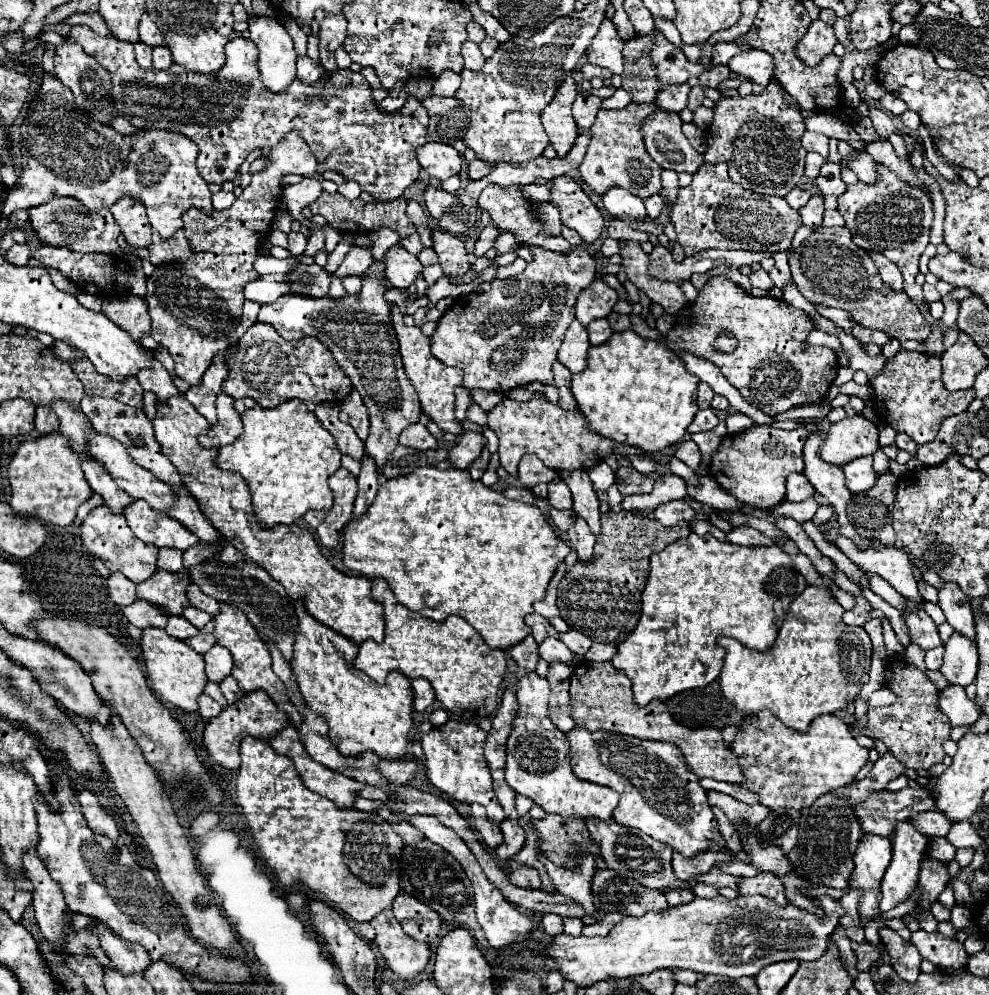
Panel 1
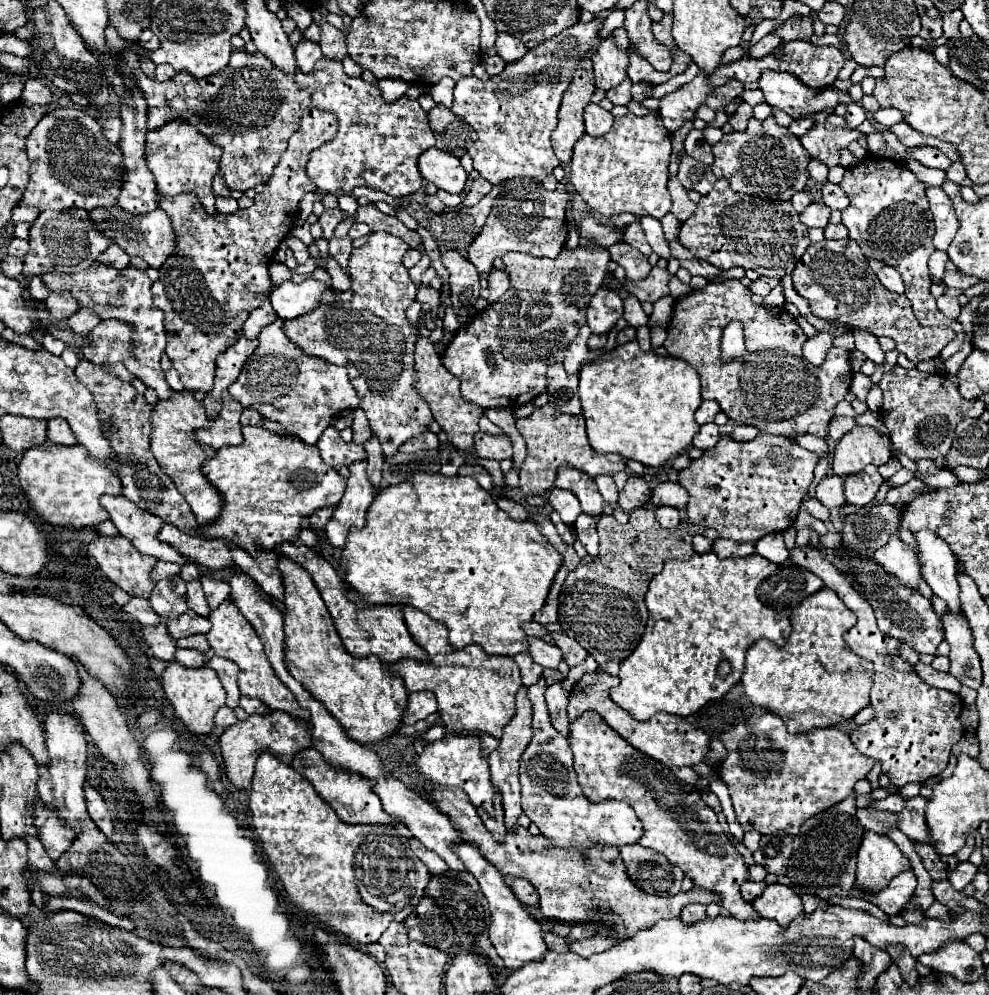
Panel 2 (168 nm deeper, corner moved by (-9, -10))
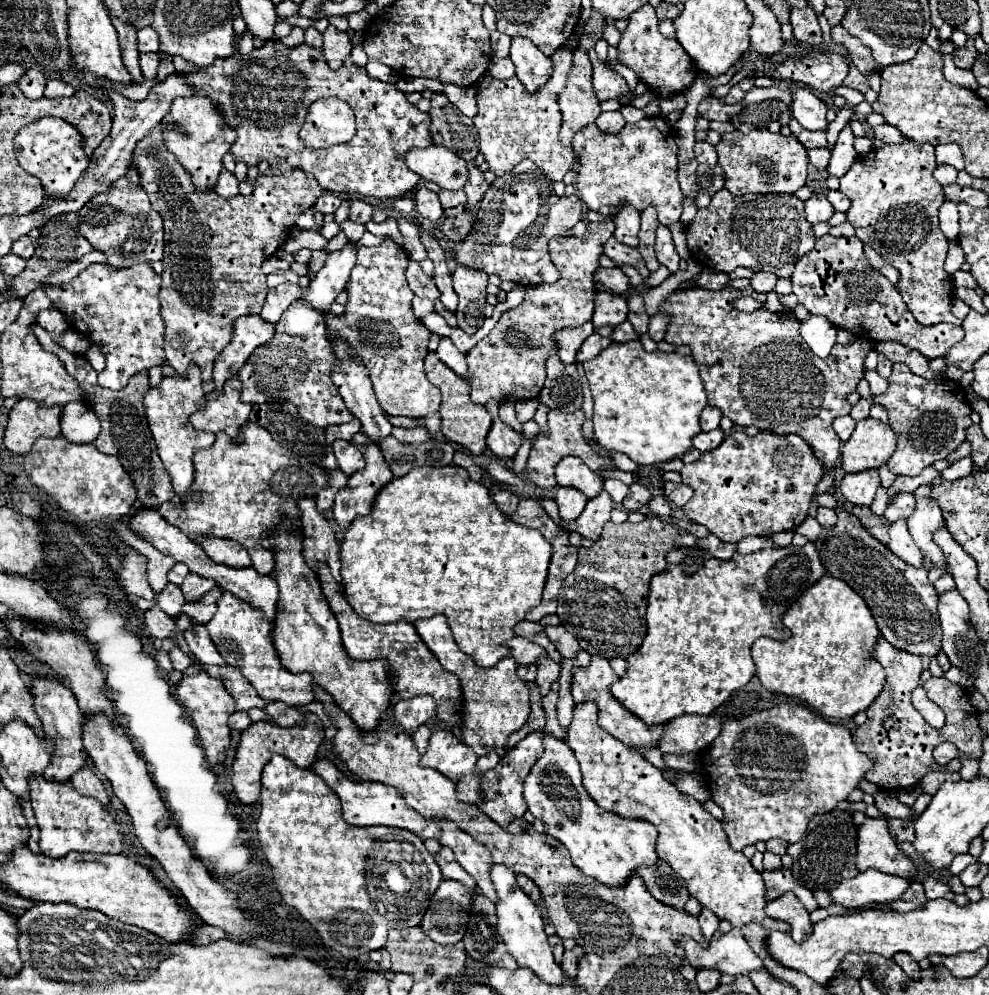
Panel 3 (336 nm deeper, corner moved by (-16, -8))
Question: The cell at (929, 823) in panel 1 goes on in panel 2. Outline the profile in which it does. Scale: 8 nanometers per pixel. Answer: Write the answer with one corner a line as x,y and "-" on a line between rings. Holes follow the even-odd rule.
915,796
915,798
909,798
903,812
899,812
899,830
903,834
907,834
911,840
915,842
923,842
923,844
931,844
935,846
935,840
931,838
929,834
929,826
925,822
925,800
923,796

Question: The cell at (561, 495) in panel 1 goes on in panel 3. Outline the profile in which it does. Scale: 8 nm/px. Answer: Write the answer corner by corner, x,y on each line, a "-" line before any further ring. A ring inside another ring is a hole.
560,486
554,500
558,504
560,518
564,518
564,520
576,520
588,502
588,498
580,490
568,488
568,486

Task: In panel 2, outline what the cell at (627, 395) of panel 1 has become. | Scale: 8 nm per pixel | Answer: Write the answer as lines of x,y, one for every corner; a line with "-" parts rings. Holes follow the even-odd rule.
637,340
615,346
581,368
579,400
593,450
613,452
645,466
661,466
687,452
701,428
693,418
701,404
699,374
683,360
643,352

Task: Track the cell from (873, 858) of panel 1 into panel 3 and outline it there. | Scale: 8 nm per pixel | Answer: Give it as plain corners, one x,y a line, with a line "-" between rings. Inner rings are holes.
868,818
858,828
856,868
860,872
874,868
878,872
882,870
906,880
916,878
916,866
906,858
906,854
896,846
894,838
888,834
886,818

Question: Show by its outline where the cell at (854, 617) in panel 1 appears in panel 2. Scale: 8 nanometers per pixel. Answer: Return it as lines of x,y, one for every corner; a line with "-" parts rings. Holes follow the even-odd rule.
795,544
789,550
789,558
797,566
817,574
825,586
835,590
845,606
857,614
857,624
845,632
845,642
859,656
869,658
875,664
875,684
871,688
871,706
875,708
875,718
853,730
851,740
855,748
861,754
879,760
883,764
883,772
887,772
891,782
899,788
909,782
923,784
927,778
941,774
947,768
953,744
963,736
963,726
959,722
963,706
961,698
953,692
933,688
917,676
915,668
899,656
901,642
879,630
871,604
849,584
847,578
837,572
829,560
821,556
817,548
811,544

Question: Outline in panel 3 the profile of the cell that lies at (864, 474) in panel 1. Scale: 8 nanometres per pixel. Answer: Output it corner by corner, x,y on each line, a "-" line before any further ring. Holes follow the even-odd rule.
864,470
858,474
846,474
840,482
840,494
852,504
870,506
878,486
880,486
878,470

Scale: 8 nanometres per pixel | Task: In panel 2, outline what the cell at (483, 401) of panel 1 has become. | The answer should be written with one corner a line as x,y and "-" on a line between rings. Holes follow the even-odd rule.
423,336
417,340
417,346
415,346
415,386
421,398
429,404
435,422
449,436
449,442
461,450
469,450
473,446
473,436
479,432
479,418
485,414
485,410
461,398
457,378
441,364
441,358
435,352
433,344
429,342
429,338
423,338

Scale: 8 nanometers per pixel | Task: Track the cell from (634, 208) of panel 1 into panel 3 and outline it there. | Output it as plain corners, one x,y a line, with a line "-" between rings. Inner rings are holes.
660,226
658,228
658,236
656,236
656,244
654,244
654,250
656,250
656,258
660,264
664,264
672,274
678,272
678,262
680,262
680,256
674,248
674,242
672,242
672,234
666,226

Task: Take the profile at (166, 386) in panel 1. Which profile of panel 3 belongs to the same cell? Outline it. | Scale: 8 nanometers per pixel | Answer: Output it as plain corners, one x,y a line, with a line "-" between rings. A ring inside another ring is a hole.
148,262
128,270
114,270
108,264
90,264
68,284
48,288
48,298
60,310
68,324
90,342
100,344
106,356
106,368
98,374
98,384
110,390
122,390
128,378
140,370
164,364
164,322
160,316
160,274

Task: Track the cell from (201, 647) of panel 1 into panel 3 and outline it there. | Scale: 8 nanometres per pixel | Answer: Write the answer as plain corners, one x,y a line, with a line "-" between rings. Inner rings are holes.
172,648
168,652
168,656
170,656
170,662
172,662
174,670
180,670
182,672
182,670
186,670
192,664
192,660
184,652
178,652
178,648

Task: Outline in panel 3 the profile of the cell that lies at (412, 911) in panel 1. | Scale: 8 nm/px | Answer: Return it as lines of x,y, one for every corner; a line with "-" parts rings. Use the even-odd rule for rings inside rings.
442,880
424,914
422,930
438,944
456,944
466,932
466,914
472,908
474,890
458,880

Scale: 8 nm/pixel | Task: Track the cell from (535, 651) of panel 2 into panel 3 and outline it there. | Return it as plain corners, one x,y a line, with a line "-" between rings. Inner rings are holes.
518,636
510,638
504,646
510,648
510,656
516,660
516,664
534,664
540,656
546,656
546,652
540,646

